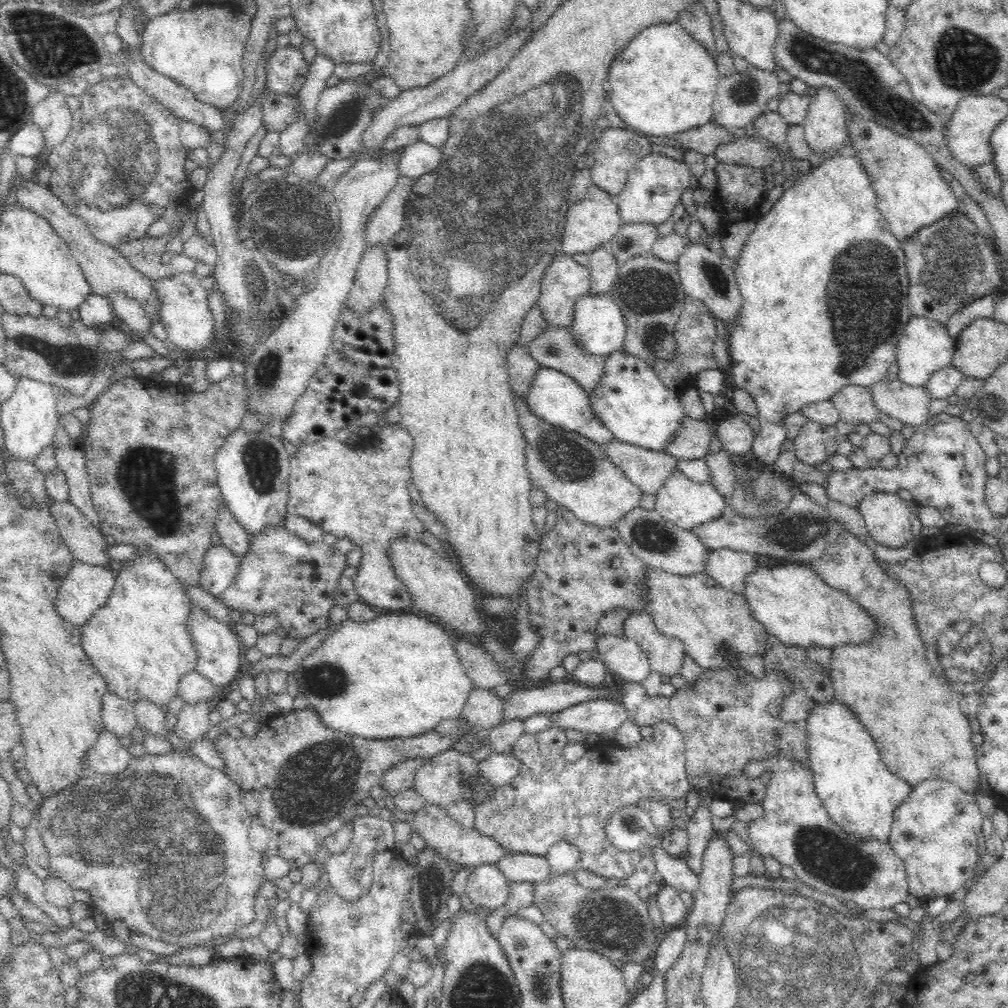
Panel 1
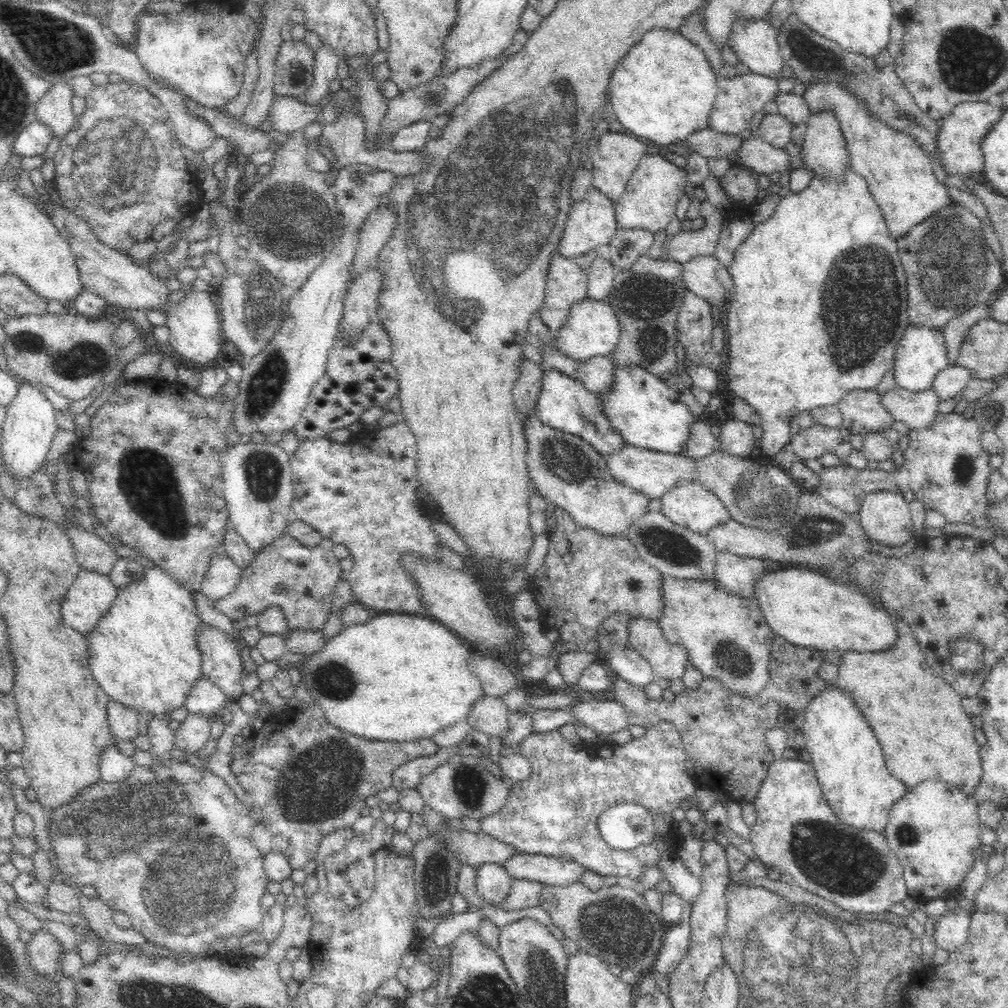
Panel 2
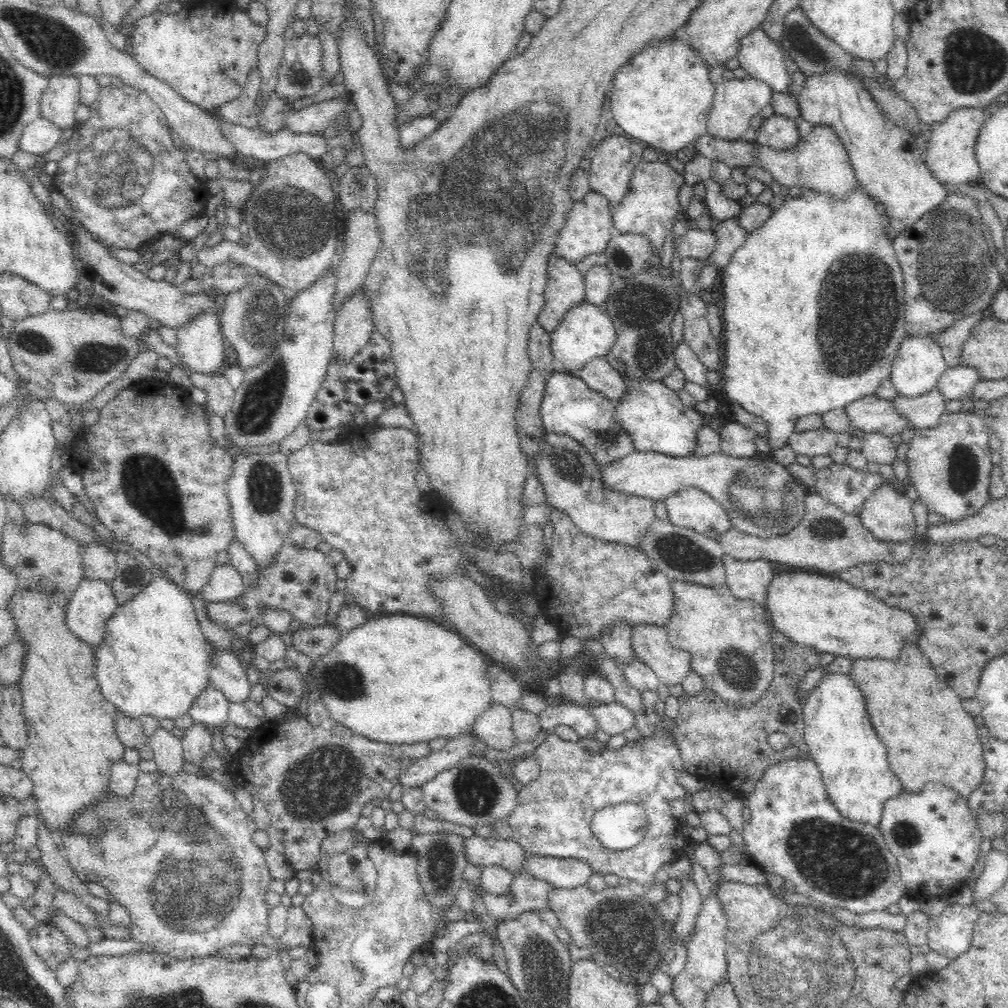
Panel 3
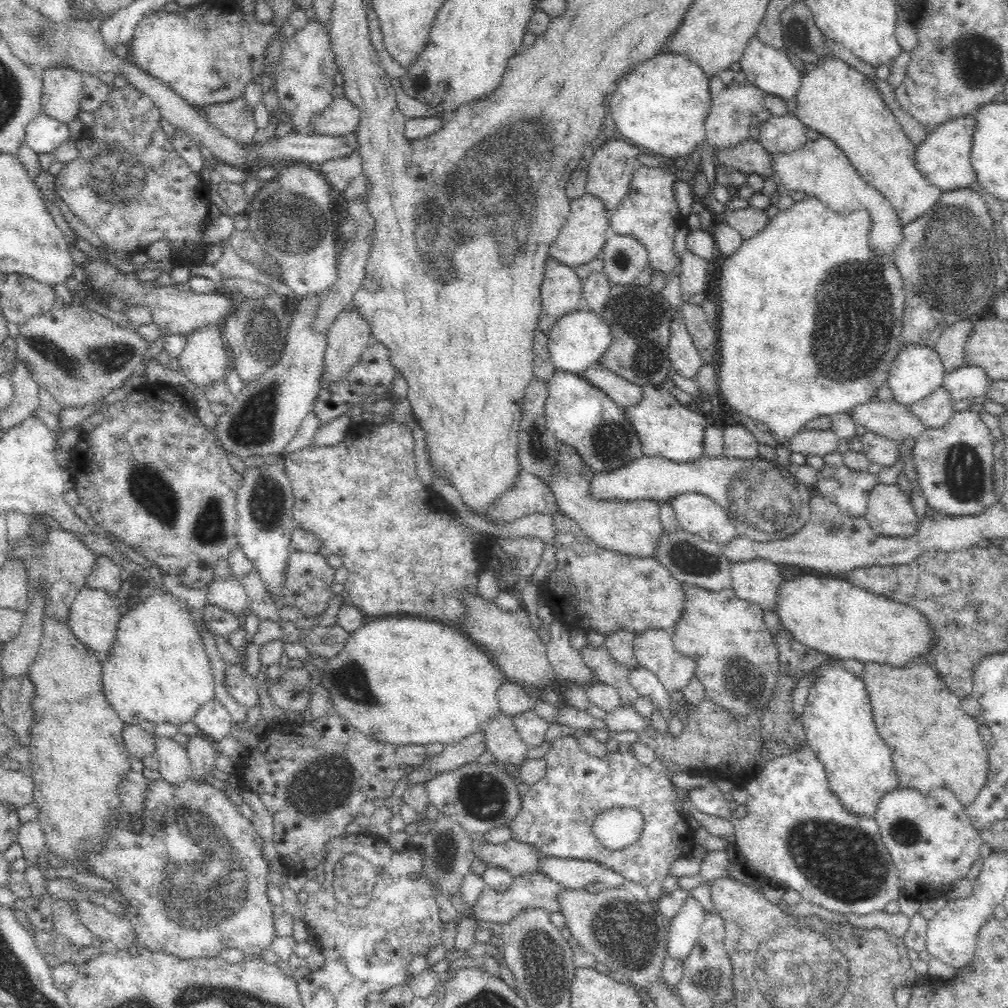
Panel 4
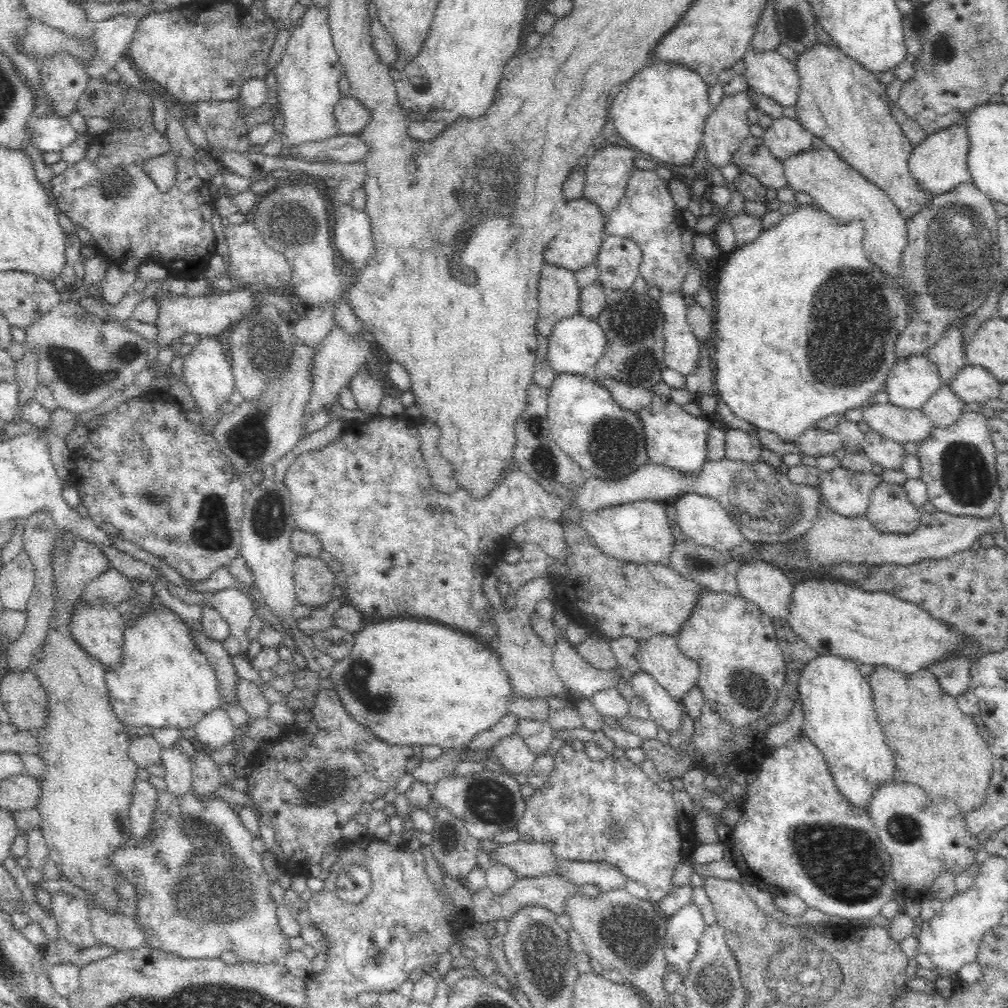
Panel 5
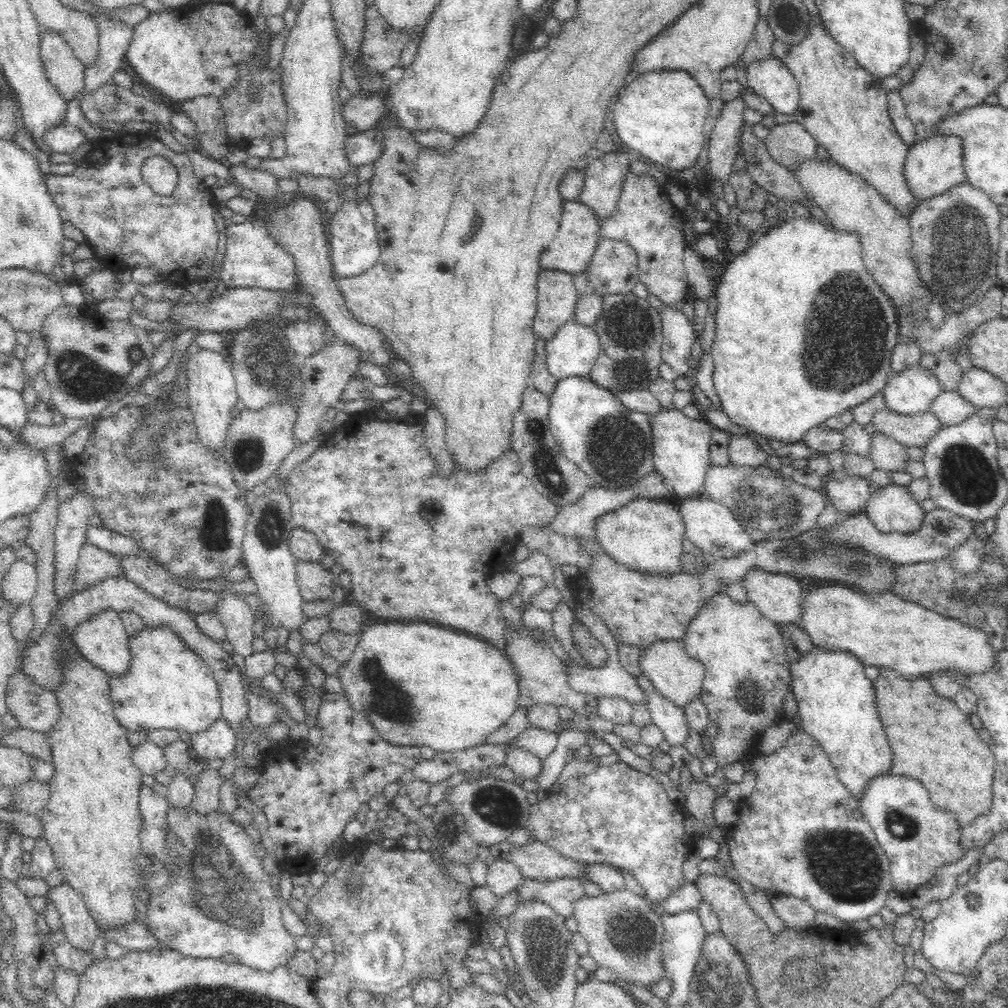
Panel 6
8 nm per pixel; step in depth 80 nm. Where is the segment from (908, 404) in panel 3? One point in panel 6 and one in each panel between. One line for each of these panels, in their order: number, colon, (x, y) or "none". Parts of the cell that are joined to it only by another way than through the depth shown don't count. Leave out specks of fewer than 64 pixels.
4: (934, 410)
5: (943, 407)
6: (950, 407)

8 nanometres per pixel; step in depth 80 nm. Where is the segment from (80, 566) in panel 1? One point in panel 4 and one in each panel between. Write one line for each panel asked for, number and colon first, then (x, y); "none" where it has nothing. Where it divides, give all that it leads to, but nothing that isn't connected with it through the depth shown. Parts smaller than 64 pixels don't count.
2: (91, 594)
3: (92, 604)
4: (93, 618)

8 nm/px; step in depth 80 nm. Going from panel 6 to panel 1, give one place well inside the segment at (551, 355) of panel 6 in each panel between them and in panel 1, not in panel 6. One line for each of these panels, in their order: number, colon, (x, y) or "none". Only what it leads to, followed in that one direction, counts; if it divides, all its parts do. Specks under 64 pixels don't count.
1: (598, 325)
2: (592, 329)
3: (587, 332)
4: (578, 339)
5: (577, 342)

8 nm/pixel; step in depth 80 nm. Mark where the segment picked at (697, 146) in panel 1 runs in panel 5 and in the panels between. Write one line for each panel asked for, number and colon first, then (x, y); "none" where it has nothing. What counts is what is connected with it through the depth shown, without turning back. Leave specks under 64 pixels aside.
2: (708, 143)
3: (735, 153)
4: (750, 157)
5: (753, 157)

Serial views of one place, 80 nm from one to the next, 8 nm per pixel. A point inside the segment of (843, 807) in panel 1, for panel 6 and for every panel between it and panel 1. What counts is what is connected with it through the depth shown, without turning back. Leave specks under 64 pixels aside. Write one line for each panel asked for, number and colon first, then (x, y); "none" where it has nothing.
2: (847, 757)
3: (842, 742)
4: (839, 726)
5: (839, 716)
6: (836, 701)

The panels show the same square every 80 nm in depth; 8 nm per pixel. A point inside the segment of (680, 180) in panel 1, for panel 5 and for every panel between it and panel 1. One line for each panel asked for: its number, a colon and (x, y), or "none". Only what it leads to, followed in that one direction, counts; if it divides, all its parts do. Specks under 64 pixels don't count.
2: (649, 202)
3: (650, 206)
4: (649, 213)
5: (647, 214)

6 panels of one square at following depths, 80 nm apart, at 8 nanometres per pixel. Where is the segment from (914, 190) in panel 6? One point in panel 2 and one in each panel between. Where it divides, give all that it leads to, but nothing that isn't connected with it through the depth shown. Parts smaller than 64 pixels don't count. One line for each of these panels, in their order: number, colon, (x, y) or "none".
2: (961, 134)
3: (950, 156)
4: (943, 158)
5: (938, 163)

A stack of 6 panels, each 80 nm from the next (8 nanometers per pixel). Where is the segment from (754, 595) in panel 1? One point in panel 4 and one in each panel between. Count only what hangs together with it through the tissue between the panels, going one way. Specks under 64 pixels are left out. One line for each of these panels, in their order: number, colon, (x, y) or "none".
2: (806, 608)
3: (829, 615)
4: (833, 617)

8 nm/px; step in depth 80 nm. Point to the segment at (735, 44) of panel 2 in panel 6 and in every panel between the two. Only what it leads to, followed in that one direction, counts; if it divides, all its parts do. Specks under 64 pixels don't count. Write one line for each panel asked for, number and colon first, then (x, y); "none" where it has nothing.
3: (760, 56)
4: (768, 68)
5: (767, 72)
6: (770, 78)

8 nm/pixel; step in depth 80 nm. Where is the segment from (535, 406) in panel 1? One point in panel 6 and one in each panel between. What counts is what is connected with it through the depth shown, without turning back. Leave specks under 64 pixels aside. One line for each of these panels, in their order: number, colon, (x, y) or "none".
2: (564, 403)
3: (569, 407)
4: (580, 415)
5: (607, 441)
6: (611, 444)

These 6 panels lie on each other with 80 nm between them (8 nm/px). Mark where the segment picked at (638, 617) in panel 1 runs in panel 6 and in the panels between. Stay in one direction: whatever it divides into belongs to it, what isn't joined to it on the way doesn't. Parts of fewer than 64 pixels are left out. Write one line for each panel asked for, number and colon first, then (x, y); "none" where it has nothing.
2: (668, 661)
3: (650, 643)
4: (653, 648)
5: (660, 656)
6: (678, 677)

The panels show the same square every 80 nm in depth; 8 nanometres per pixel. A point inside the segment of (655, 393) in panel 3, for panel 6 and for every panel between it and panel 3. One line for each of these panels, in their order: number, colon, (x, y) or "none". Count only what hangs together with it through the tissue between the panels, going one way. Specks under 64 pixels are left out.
4: (667, 429)
5: (675, 438)
6: (681, 445)

